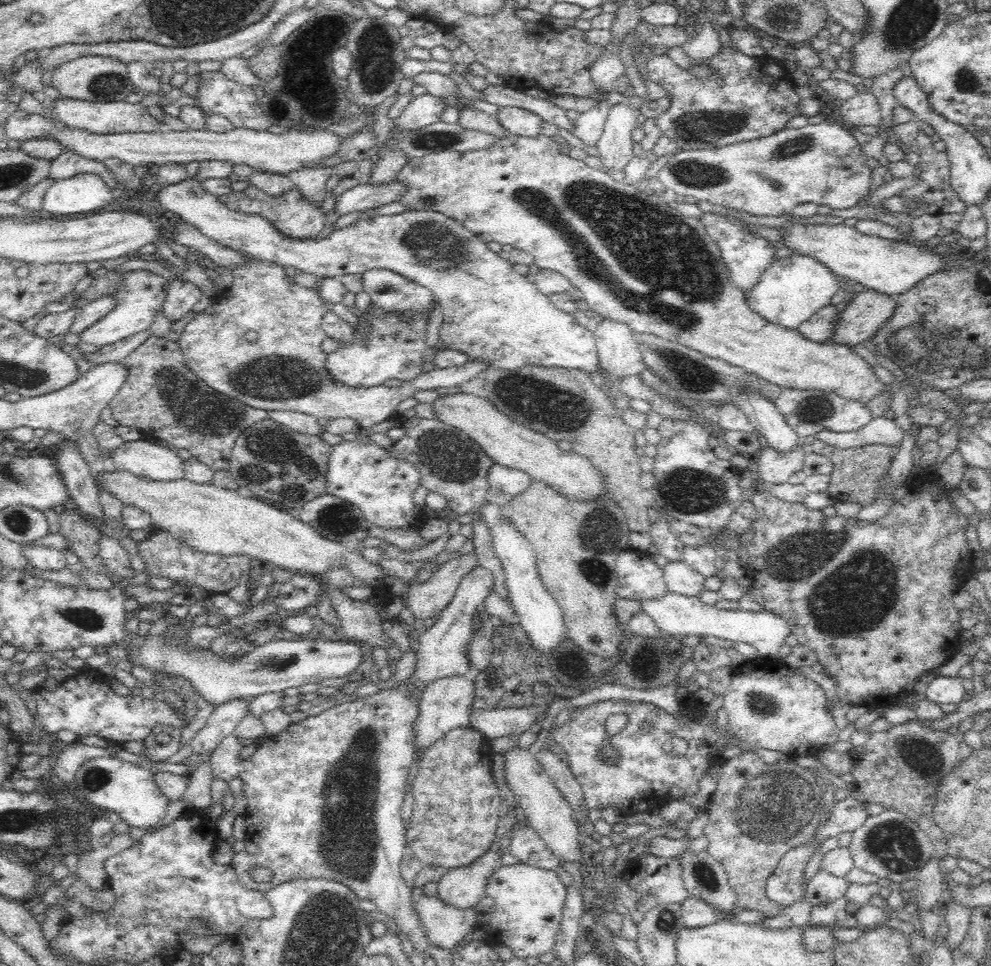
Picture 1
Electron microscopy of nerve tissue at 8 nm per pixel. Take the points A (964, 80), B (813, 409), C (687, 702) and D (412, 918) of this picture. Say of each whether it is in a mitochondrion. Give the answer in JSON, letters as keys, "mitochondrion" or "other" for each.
{"A":"mitochondrion","B":"mitochondrion","C":"other","D":"other"}

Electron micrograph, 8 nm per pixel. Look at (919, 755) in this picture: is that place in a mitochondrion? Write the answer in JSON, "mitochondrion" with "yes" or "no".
{"mitochondrion":"yes"}

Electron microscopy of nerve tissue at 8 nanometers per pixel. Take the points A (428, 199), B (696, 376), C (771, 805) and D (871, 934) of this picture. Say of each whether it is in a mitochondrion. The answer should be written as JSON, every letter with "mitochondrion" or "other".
{"A":"mitochondrion","B":"mitochondrion","C":"mitochondrion","D":"other"}

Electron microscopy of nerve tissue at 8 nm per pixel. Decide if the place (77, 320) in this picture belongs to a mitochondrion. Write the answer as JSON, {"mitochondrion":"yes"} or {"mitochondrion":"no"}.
{"mitochondrion":"no"}

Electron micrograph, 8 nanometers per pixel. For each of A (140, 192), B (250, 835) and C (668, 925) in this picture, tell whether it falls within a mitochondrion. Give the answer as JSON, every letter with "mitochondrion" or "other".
{"A":"other","B":"other","C":"other"}

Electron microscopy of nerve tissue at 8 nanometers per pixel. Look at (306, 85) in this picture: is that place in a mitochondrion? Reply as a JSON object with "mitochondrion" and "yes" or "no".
{"mitochondrion":"no"}

